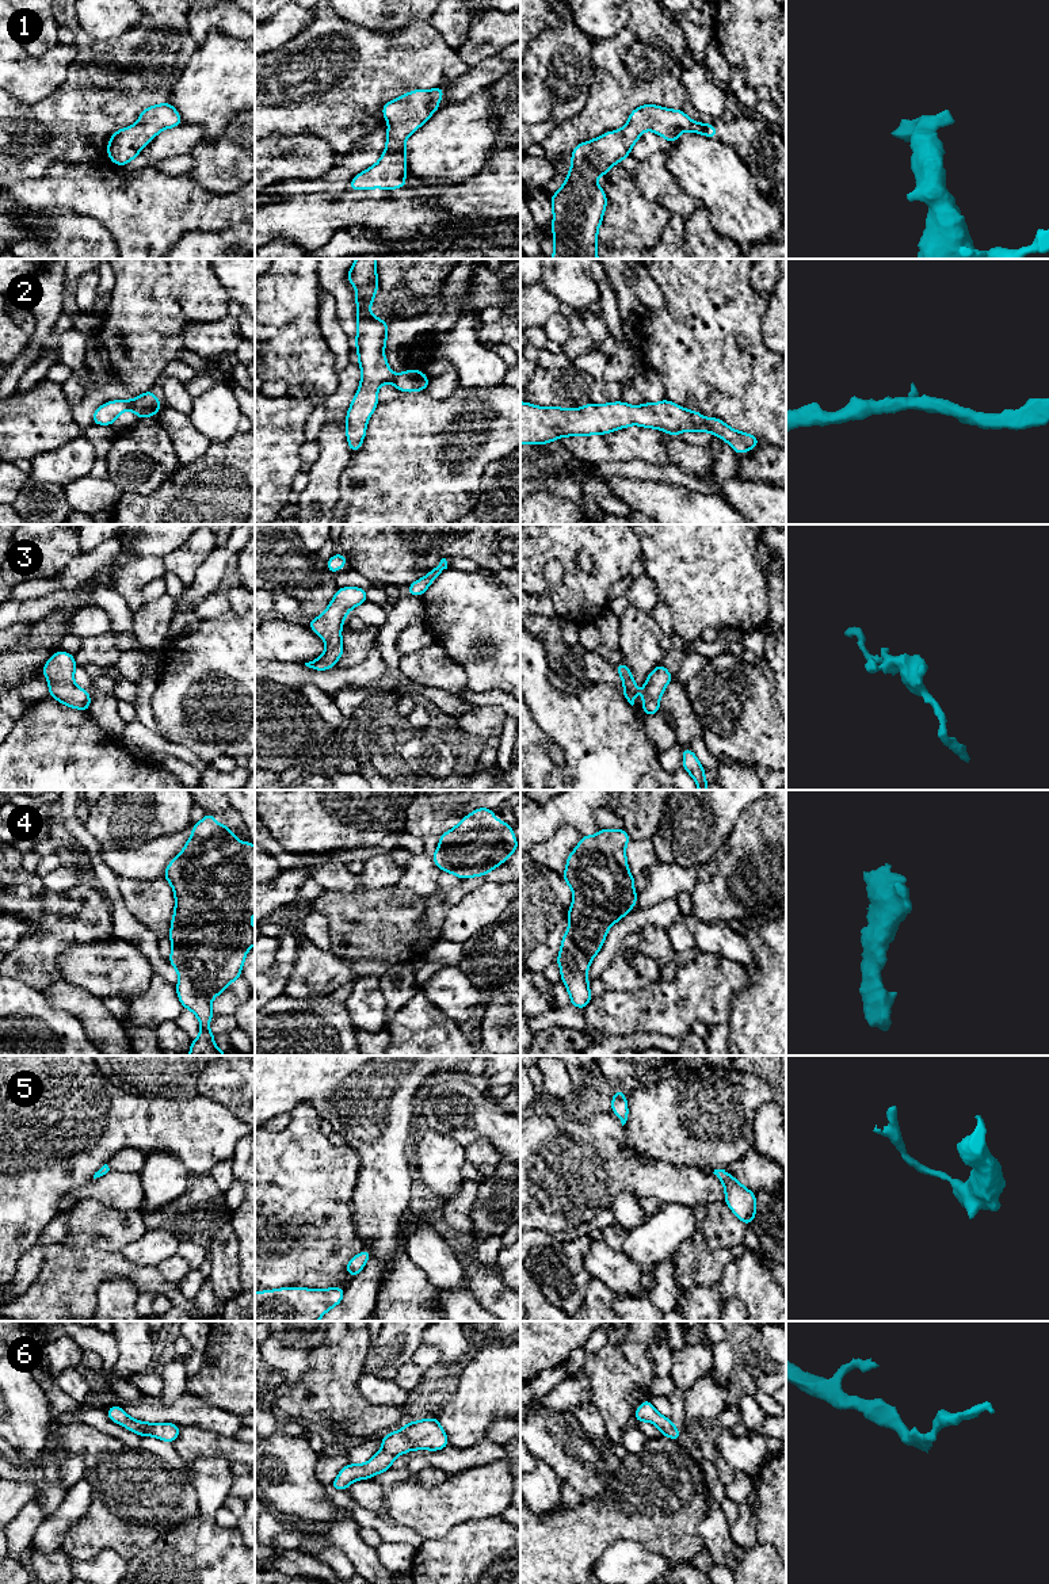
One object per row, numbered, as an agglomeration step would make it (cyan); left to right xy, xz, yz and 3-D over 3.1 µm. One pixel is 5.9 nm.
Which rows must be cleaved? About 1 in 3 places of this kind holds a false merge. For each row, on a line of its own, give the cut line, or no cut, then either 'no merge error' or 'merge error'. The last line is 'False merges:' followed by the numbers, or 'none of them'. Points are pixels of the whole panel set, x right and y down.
1: no cut; no merge error
2: no cut; no merge error
3: no cut; no merge error
4: no cut; no merge error
5: no cut; no merge error
6: no cut; no merge error
False merges: none of them

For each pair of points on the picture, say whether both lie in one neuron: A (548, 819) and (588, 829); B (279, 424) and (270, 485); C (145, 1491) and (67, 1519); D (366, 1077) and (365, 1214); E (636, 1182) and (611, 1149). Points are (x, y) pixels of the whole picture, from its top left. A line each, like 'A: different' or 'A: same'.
A: same
B: same
C: different
D: same
E: same

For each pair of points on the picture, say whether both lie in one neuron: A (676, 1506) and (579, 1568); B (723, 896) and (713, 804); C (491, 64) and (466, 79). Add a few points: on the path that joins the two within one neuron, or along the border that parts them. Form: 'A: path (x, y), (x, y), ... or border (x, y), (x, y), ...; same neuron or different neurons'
A: path (651, 1507), (629, 1510), (597, 1542); same neuron
B: border (736, 823), (727, 842), (700, 869); different neurons
C: path (485, 69), (472, 79); same neuron

